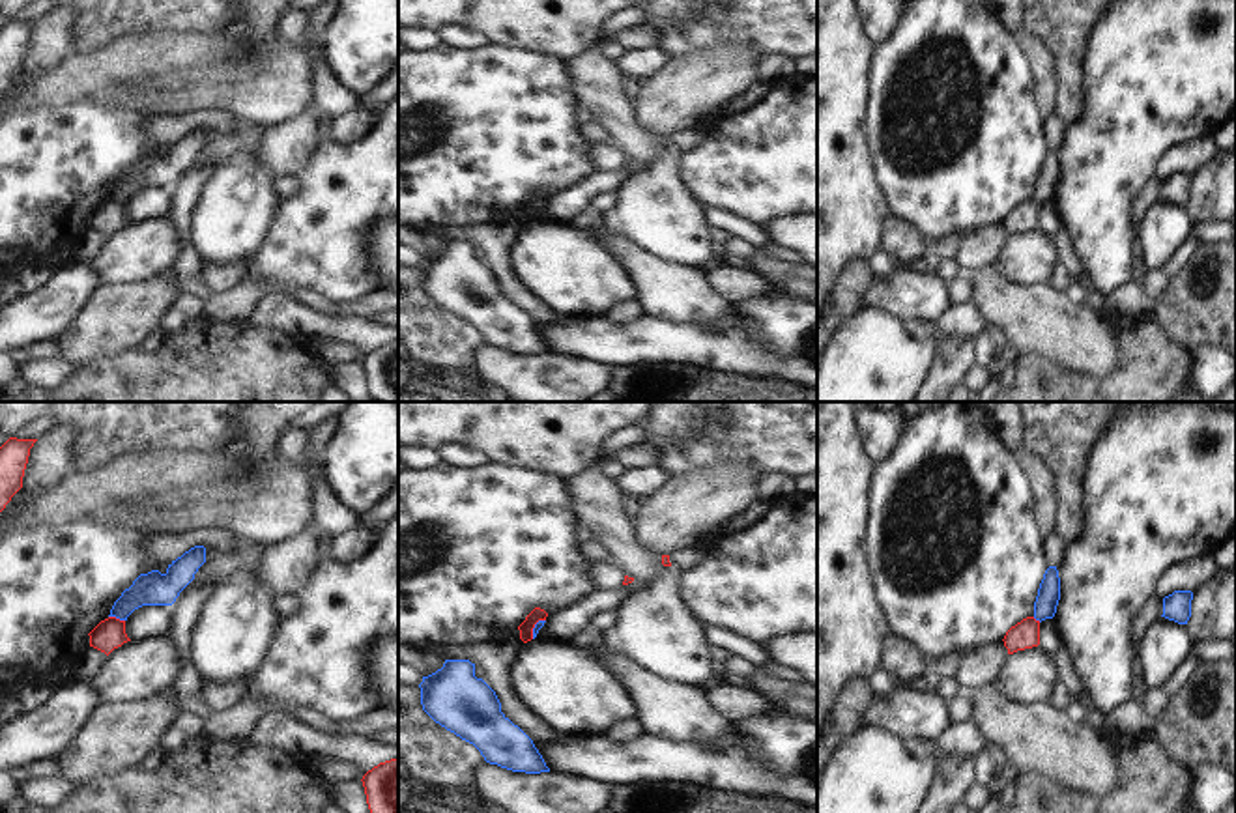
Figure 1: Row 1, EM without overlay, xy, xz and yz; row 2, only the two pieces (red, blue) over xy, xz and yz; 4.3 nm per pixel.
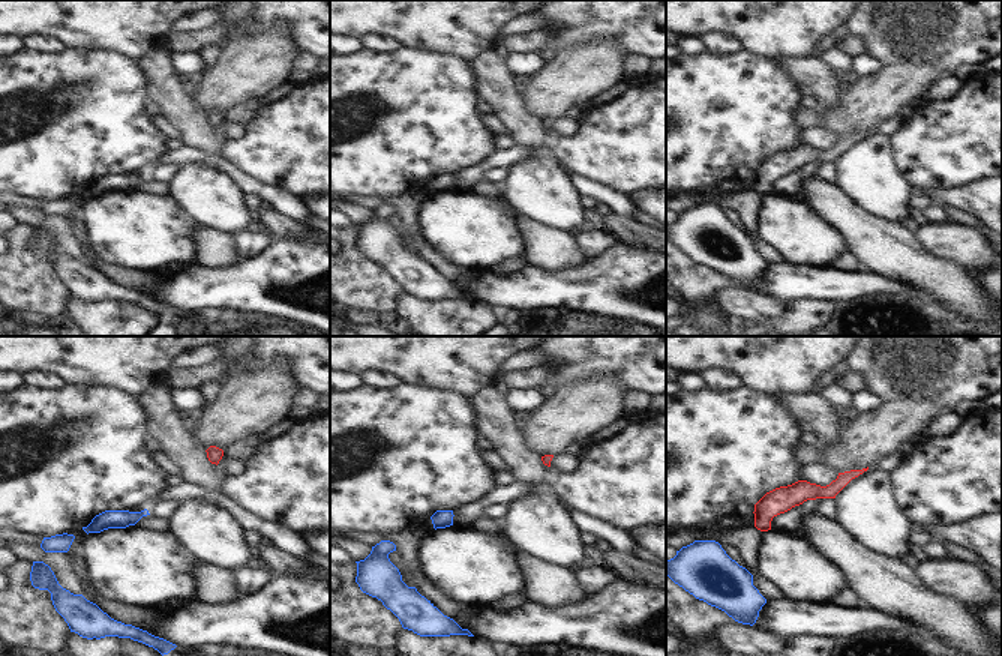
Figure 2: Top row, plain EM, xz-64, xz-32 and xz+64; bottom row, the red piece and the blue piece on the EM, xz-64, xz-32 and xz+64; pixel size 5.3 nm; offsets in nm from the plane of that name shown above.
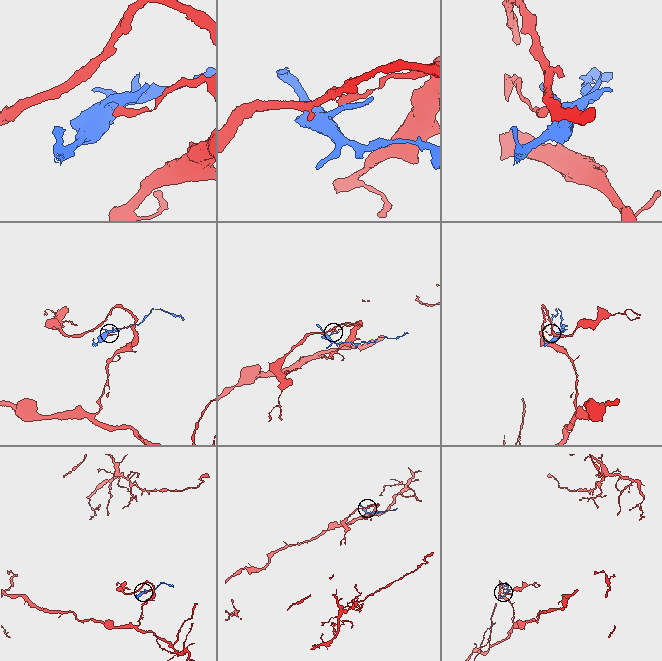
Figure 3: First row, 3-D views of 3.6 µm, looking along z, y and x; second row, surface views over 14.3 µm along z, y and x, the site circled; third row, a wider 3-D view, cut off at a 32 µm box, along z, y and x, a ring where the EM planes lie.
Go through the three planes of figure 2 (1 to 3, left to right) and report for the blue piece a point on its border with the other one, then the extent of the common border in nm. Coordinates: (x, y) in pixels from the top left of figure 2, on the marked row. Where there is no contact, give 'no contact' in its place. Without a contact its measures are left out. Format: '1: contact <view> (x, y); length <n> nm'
1: no contact
2: no contact
3: no contact

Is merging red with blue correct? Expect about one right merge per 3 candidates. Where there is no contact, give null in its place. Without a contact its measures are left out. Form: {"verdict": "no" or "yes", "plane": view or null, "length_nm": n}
{"verdict": "no", "plane": "xy", "length_nm": 80}

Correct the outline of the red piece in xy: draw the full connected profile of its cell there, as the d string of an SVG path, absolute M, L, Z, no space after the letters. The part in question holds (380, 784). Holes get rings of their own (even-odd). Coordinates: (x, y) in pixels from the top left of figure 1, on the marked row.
M398 759L380 763L361 781L370 813L398 813Z

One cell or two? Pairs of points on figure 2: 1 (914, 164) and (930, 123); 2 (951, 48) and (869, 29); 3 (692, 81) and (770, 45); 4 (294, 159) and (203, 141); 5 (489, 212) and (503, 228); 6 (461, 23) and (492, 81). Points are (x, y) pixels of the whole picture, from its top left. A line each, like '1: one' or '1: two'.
1: one
2: one
3: two
4: two
5: one
6: two

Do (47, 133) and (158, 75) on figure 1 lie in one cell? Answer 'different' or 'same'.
different

